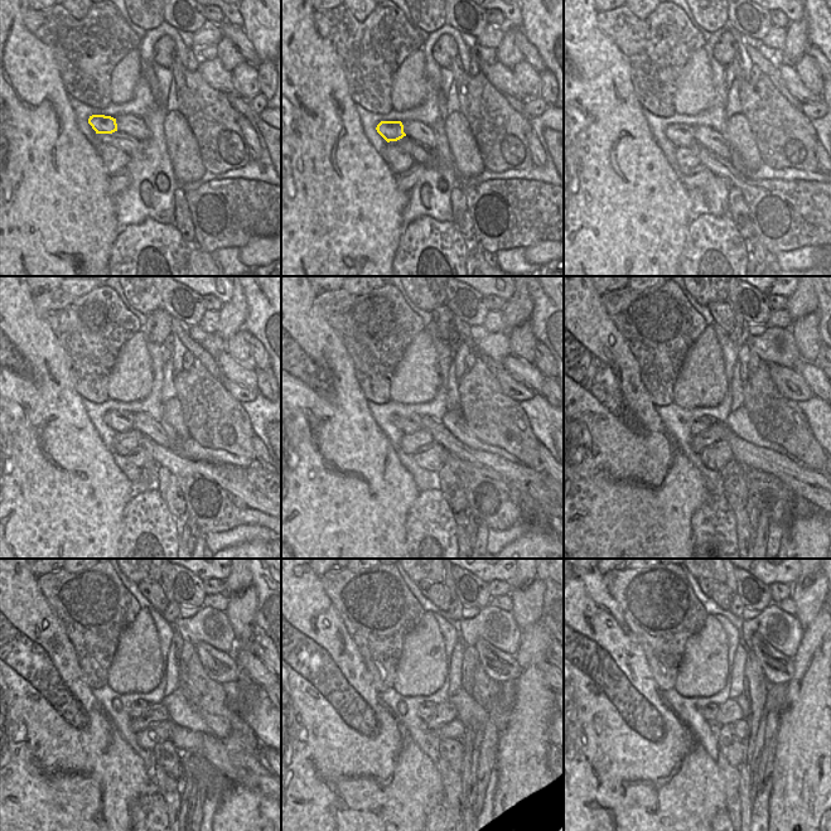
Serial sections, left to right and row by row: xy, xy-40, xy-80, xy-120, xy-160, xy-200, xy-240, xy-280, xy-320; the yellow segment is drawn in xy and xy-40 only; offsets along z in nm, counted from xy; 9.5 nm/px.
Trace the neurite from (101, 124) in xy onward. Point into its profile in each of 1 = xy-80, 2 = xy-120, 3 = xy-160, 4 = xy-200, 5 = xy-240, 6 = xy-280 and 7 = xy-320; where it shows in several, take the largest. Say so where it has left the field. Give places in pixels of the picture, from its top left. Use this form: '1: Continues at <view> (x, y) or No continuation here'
1: Continues at xy-80 (681, 135)
2: Continues at xy-120 (120, 421)
3: Continues at xy-160 (407, 425)
4: Continues at xy-200 (701, 424)
5: Continues at xy-240 (138, 708)
6: Continues at xy-280 (426, 709)
7: Continues at xy-320 (710, 711)

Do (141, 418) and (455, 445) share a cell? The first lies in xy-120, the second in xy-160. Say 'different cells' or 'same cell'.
same cell

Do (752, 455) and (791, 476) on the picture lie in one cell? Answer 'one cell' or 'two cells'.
one cell

